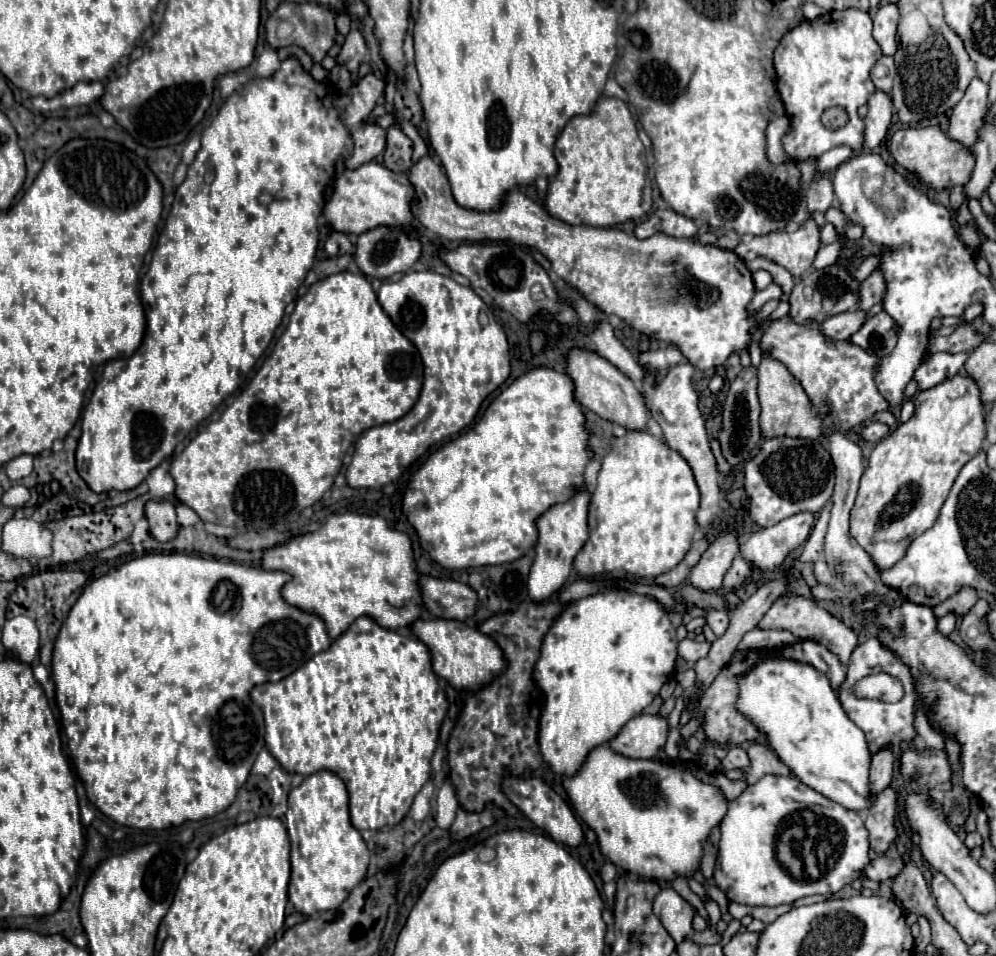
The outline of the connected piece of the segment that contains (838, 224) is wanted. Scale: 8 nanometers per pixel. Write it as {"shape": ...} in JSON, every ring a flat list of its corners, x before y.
{"shape":[[833,206,825,212,825,218,827,218,837,230,843,230,843,228,849,224,849,218,847,218,841,210,837,210,837,208,833,208]]}

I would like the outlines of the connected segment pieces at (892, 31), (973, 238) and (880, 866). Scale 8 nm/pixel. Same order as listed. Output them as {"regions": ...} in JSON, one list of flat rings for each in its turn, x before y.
{"regions":[[[897,4,879,6,873,18,873,36,885,56,893,56,897,52,897,22,899,22]],[[963,226,963,228,959,228,959,236,961,236,961,240,963,240,967,246,977,246,977,244,979,244,979,234,977,234,977,230,975,230,973,226]],[[879,856,875,860,871,860,871,864,867,866,865,876,877,882,887,882,891,878,895,878,897,874,901,874,905,862,901,856]]]}

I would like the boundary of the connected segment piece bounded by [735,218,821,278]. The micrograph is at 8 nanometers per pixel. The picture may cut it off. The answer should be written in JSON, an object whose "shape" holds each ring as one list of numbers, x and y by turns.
{"shape":[[809,218,799,230,795,232,771,232,767,236,759,236,759,238,751,238,749,241,741,242,737,248,735,248,735,254,739,256,743,261,751,261,758,256,763,256,783,268,787,268,793,278,801,278,805,274,805,270,811,268,813,260,815,260,815,254,821,246,821,240,819,240,819,226,813,218]]}

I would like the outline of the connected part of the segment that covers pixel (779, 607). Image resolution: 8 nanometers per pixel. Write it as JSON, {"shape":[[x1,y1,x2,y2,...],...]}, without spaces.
{"shape":[[785,594,779,600,775,600,775,604,767,610,765,618,759,622,759,628,781,628,781,630,793,632,801,640,815,640,821,646,825,646,829,652,833,652,843,666,849,664,851,654,857,646,857,636,851,626,843,624,839,618,831,616,827,610,815,606,811,600,801,598,801,596,787,596]]}

